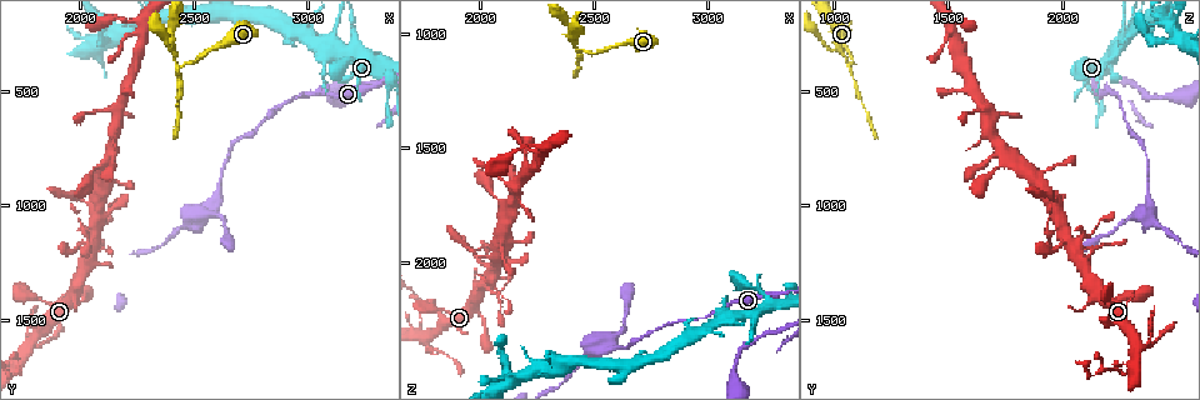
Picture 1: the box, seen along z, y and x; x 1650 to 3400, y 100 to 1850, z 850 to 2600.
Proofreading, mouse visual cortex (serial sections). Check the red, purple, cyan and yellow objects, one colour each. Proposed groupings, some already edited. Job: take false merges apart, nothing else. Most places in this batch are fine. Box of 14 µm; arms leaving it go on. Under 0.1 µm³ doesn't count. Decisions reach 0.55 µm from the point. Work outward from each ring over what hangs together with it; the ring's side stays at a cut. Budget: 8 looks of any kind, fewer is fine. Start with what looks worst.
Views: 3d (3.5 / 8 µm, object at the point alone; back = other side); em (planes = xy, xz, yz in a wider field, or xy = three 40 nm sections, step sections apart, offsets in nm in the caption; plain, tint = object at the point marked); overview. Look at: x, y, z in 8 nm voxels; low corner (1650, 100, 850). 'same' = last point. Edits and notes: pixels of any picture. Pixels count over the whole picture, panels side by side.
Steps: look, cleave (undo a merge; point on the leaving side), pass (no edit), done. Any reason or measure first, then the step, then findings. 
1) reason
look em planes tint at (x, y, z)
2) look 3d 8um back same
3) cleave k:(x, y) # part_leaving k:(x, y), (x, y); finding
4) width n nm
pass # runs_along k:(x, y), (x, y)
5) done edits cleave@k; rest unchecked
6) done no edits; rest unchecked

three-way junction
look 3d 3.5um at (2550, 990, 2380)

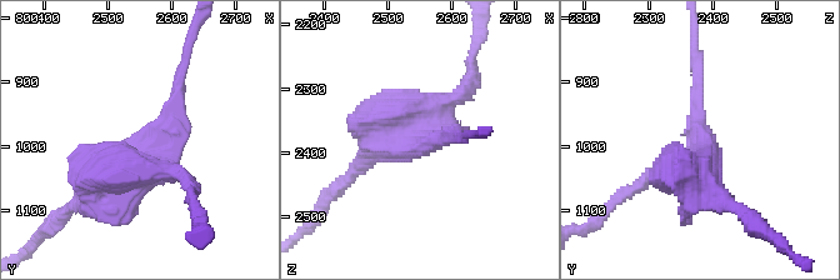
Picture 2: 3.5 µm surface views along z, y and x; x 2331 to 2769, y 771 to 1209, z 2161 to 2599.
look em xy step 5 tint at (2560, 1000, 2390)

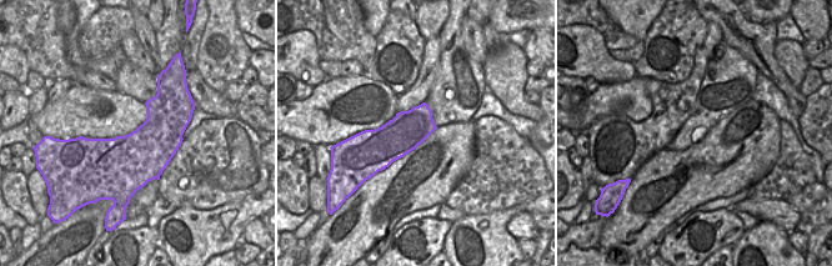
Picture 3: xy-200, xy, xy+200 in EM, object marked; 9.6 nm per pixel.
cut it another way
look em planes tint same

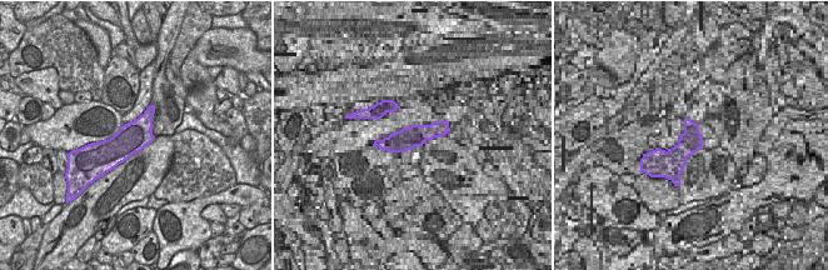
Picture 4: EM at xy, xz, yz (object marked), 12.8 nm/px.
width 400 nm
pass # runs_along 2:(184, 71), (169, 118), (84, 190); all the same cell

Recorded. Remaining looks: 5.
two arms in line, one across
look 3d 3.5um at (2420, 320, 1030)

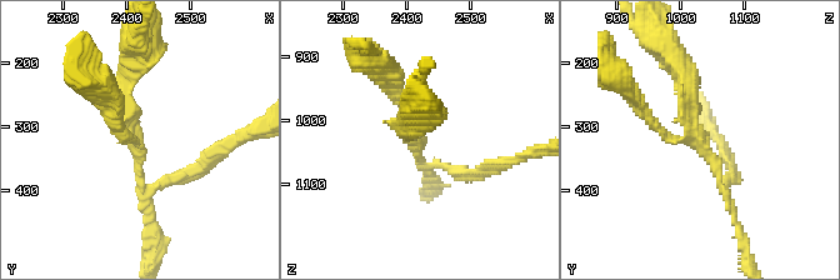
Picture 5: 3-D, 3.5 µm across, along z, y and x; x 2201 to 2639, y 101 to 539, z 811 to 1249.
arms 3; arm_widths 100, 150, 200 nm
look em xy step 2 tint at (2405, 310, 1030)

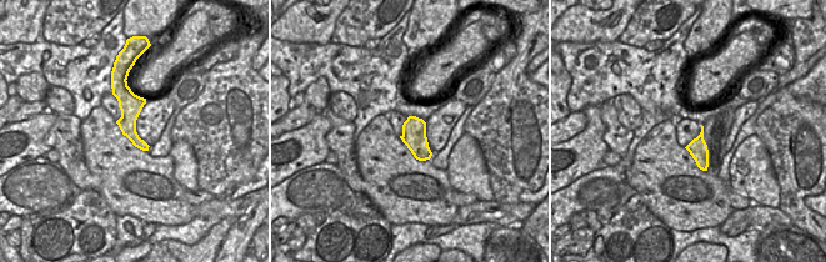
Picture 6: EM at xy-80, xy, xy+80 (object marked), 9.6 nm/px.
width 240 nm
pass # runs_along 5:(726, 181), (685, 108), (679, 63); one cell here

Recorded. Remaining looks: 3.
three-way junction
look 3d 8um at (3140, 330, 2220)

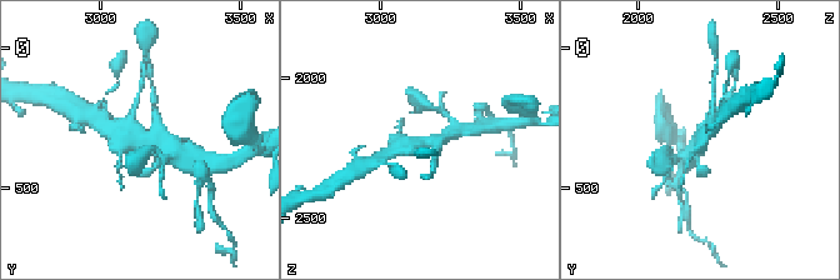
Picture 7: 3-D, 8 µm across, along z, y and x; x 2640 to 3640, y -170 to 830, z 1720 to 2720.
look 3d 3.5um back at (3150, 320, 2230)

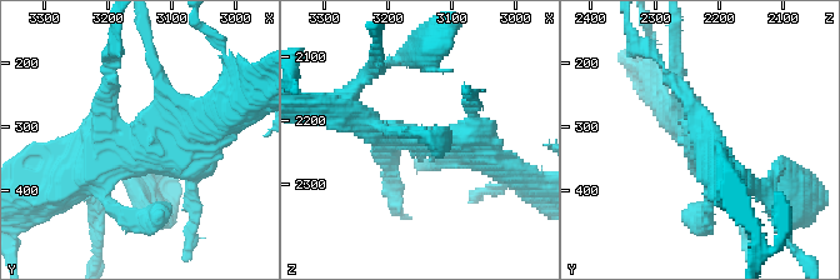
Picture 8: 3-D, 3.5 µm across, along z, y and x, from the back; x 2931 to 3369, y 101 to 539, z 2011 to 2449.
need the tissue
look em planes tint at (3145, 325, 2230)

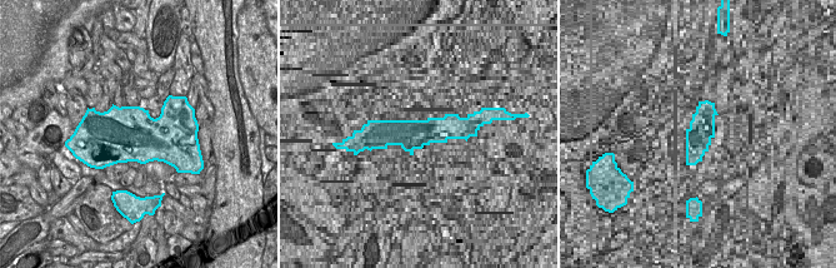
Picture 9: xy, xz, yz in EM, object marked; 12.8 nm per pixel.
width 700 nm
pass # runs_along 8:(73, 181), (119, 146), (218, 128); one cell here

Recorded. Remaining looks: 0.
done no edits; rest unchecked

